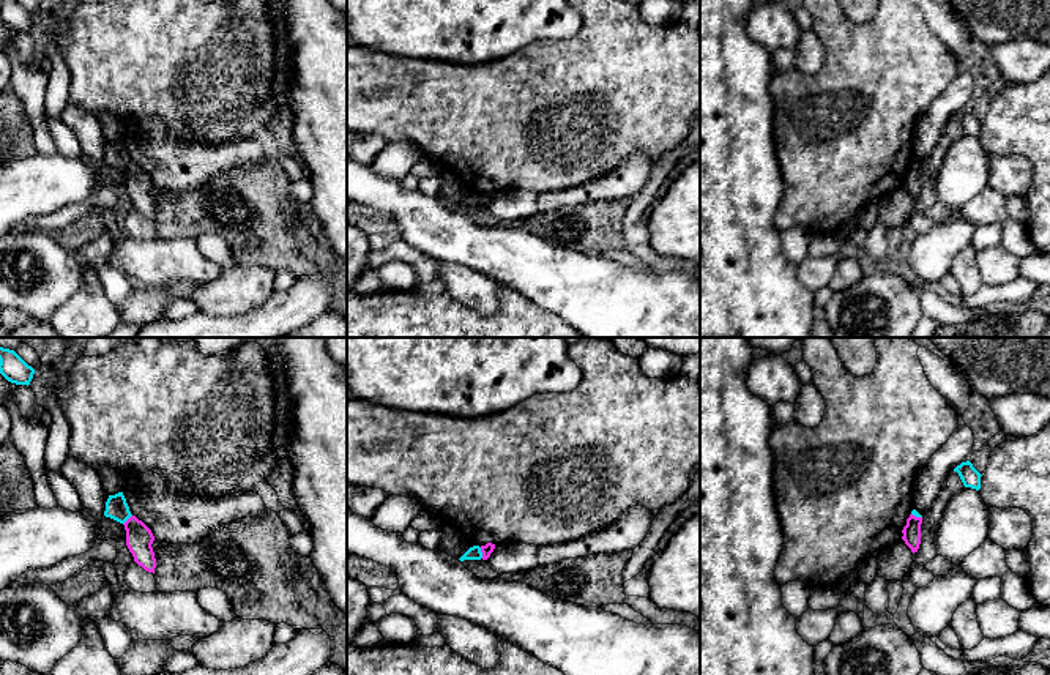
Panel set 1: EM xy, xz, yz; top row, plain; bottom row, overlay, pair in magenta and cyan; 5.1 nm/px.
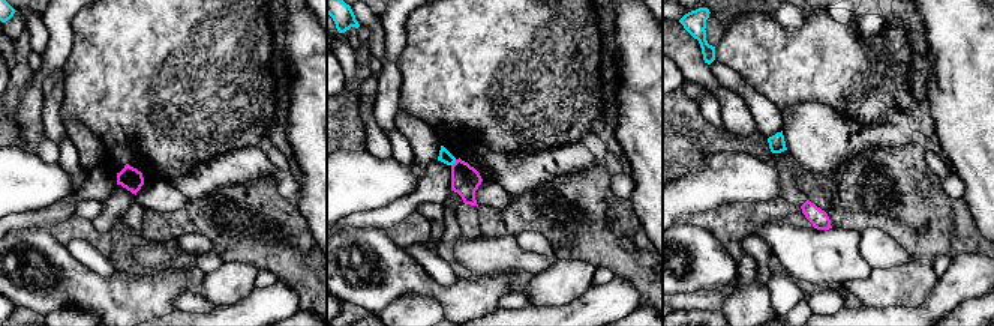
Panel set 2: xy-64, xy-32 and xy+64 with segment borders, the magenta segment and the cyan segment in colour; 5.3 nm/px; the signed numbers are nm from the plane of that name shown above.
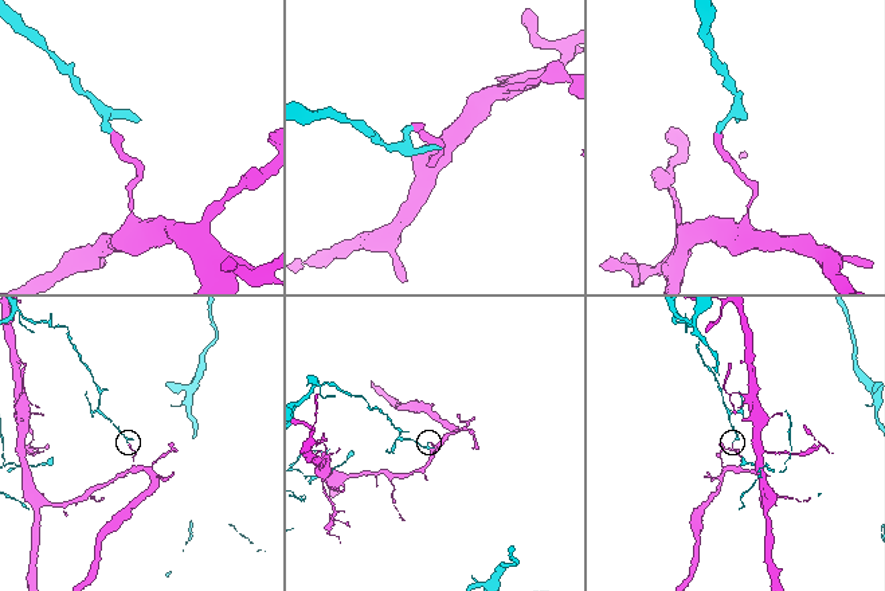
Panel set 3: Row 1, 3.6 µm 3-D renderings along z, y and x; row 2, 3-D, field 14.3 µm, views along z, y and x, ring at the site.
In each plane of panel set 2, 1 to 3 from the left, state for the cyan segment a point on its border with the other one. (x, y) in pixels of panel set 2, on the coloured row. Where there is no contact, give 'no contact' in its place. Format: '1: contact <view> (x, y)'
1: no contact
2: contact xy-32 (455, 162)
3: no contact

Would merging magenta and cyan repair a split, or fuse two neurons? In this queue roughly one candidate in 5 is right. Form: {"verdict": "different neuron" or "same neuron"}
{"verdict": "different neuron"}

